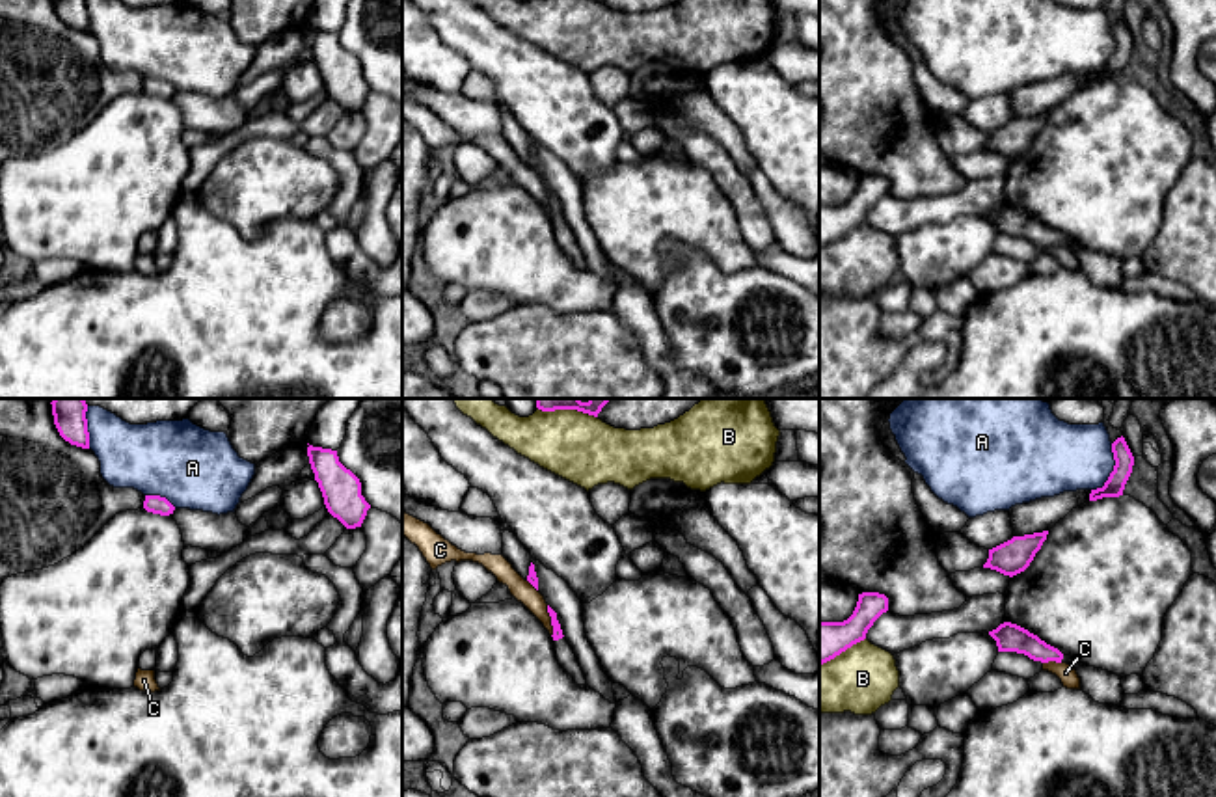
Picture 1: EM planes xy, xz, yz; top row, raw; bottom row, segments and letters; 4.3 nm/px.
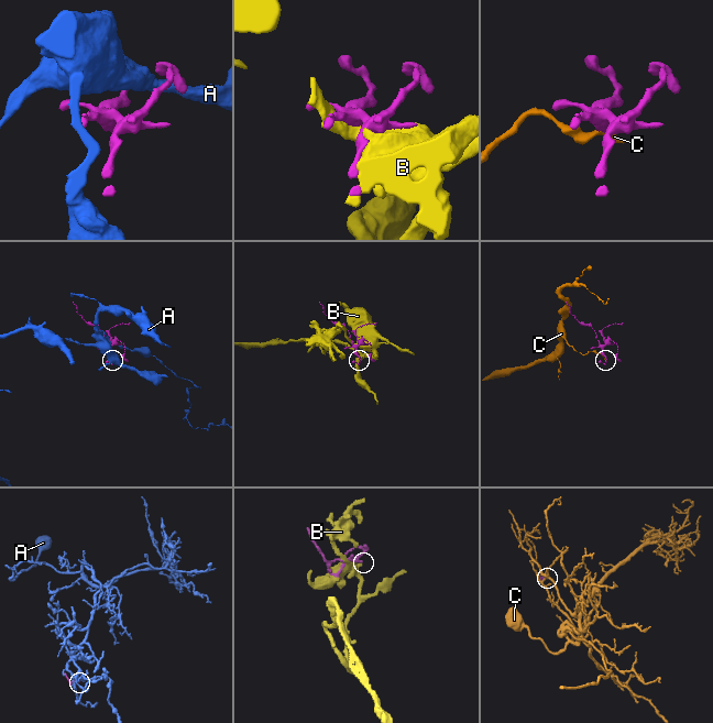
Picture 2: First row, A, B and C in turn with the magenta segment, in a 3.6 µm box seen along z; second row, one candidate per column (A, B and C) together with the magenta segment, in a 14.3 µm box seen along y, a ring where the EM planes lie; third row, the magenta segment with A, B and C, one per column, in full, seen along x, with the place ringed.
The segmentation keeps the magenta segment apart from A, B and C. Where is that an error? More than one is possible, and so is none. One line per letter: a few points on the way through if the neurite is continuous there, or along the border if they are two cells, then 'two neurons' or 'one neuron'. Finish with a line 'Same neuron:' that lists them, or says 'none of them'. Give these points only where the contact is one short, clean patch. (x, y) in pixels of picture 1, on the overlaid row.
A: two neurons
B: two neurons
C: border along xz (546, 606), (552, 617), (552, 635); two neurons
Same neuron: none of them

